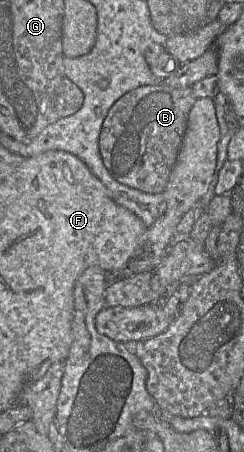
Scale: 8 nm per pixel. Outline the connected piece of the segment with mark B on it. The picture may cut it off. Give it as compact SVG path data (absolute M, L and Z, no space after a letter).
M162 83L140 86L120 97L110 108L99 136L100 154L110 175L131 188L163 193L196 99L191 87L173 88Z

